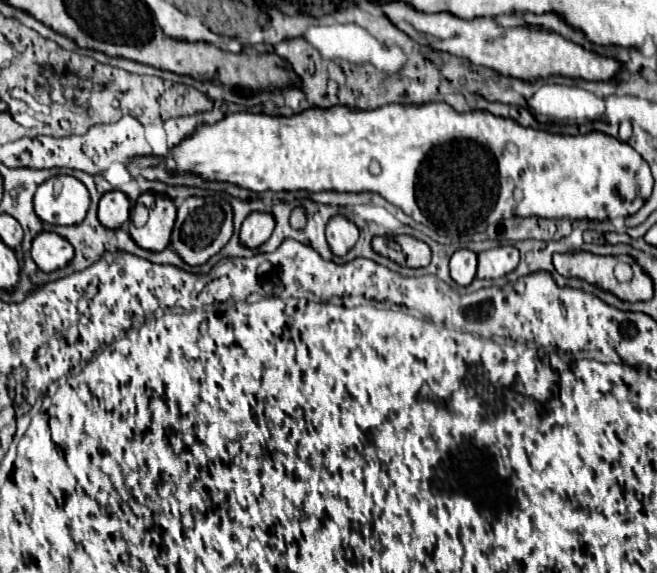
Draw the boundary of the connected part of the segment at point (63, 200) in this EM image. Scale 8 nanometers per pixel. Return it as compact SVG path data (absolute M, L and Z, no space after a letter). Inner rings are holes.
M56 176L38 186L34 194L34 212L46 224L72 226L86 218L90 206L90 194L86 186L72 176ZM60 184L60 194L54 194L54 186Z

